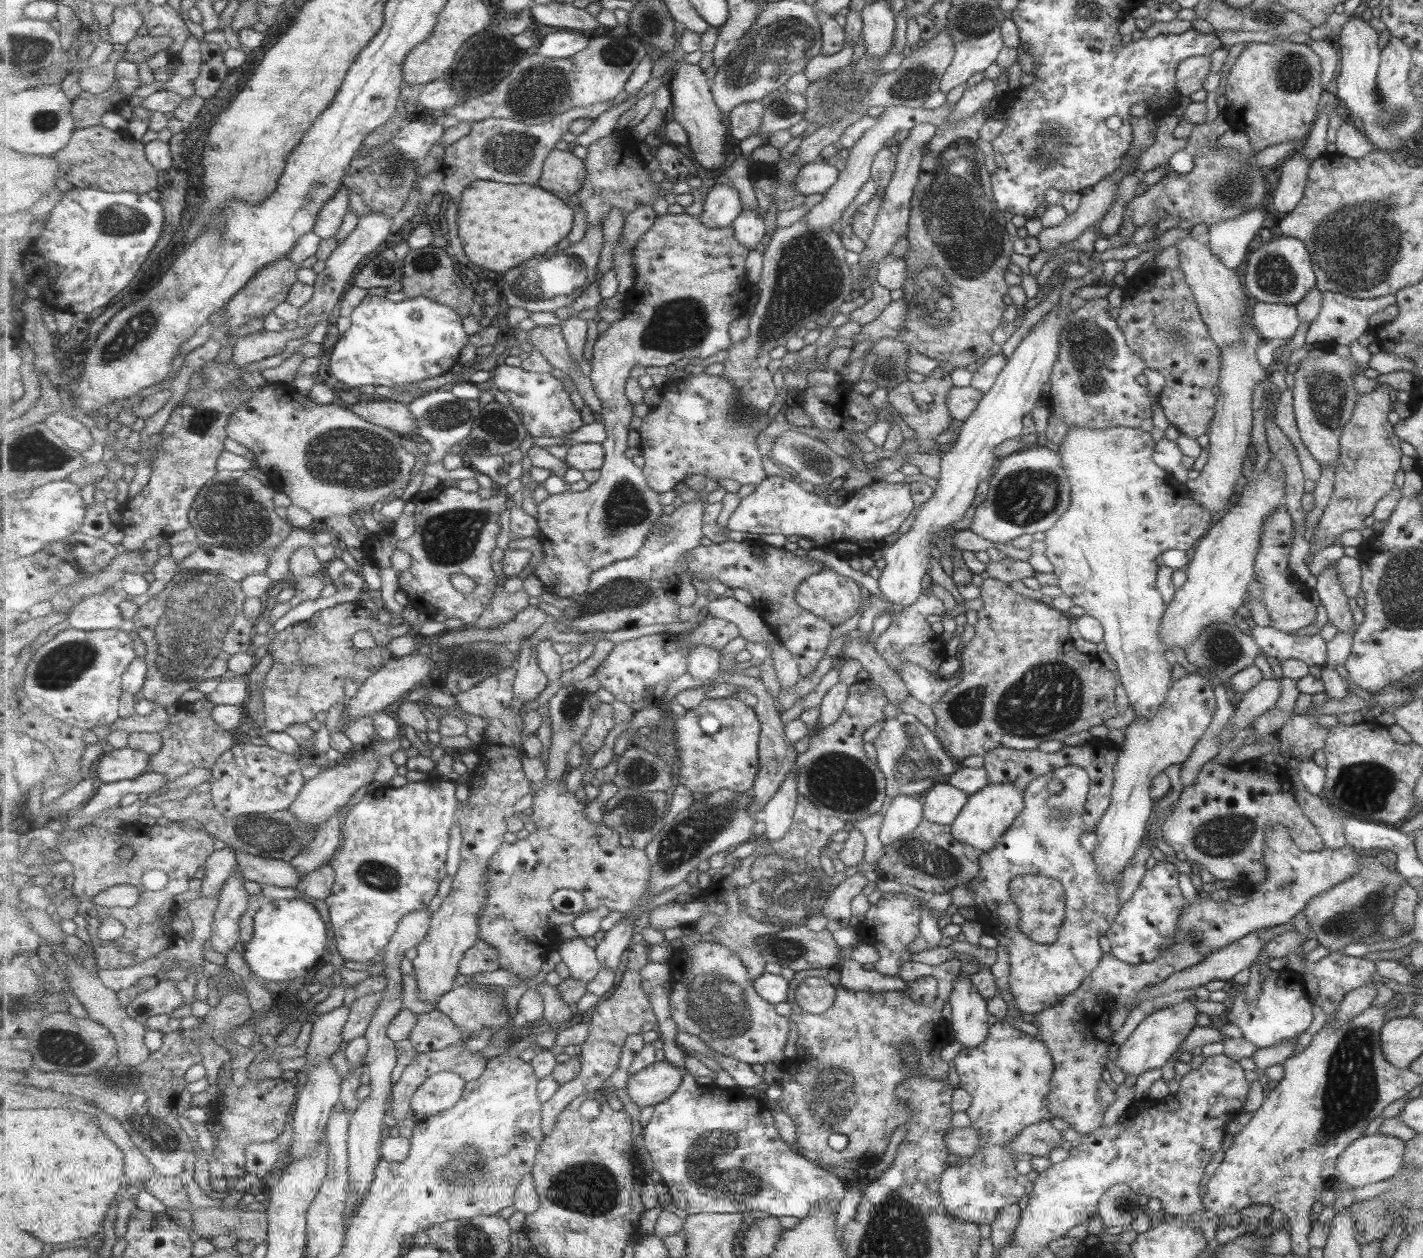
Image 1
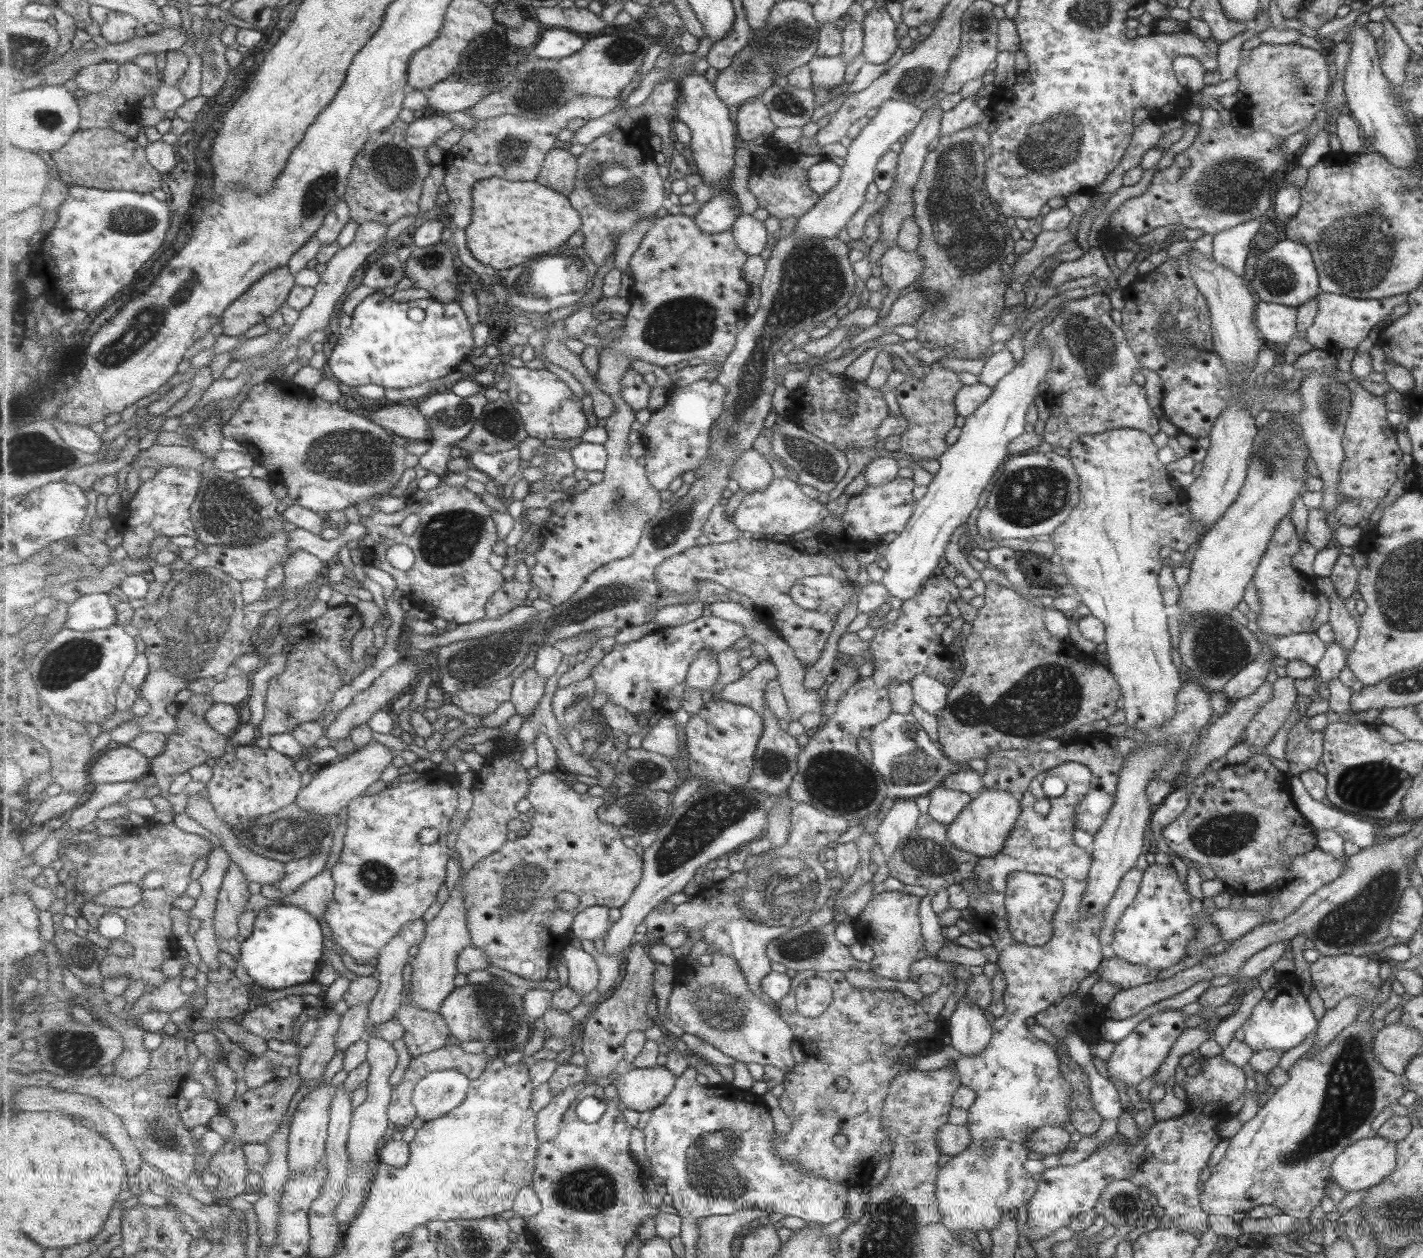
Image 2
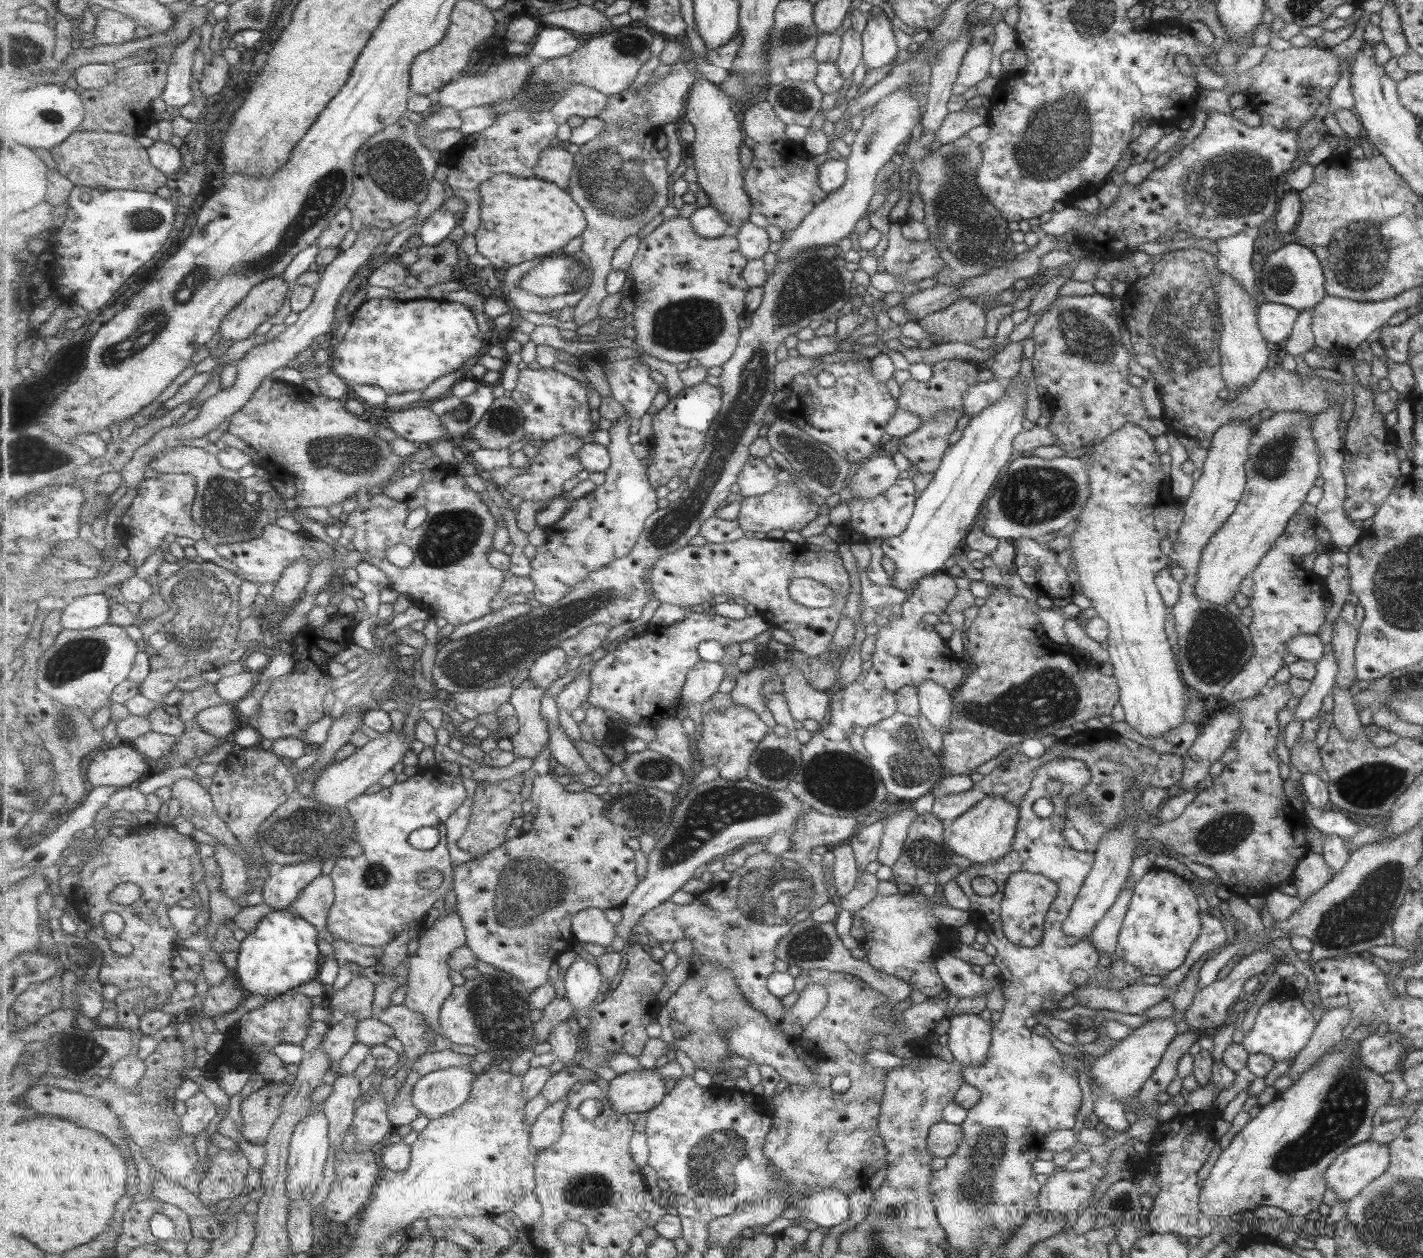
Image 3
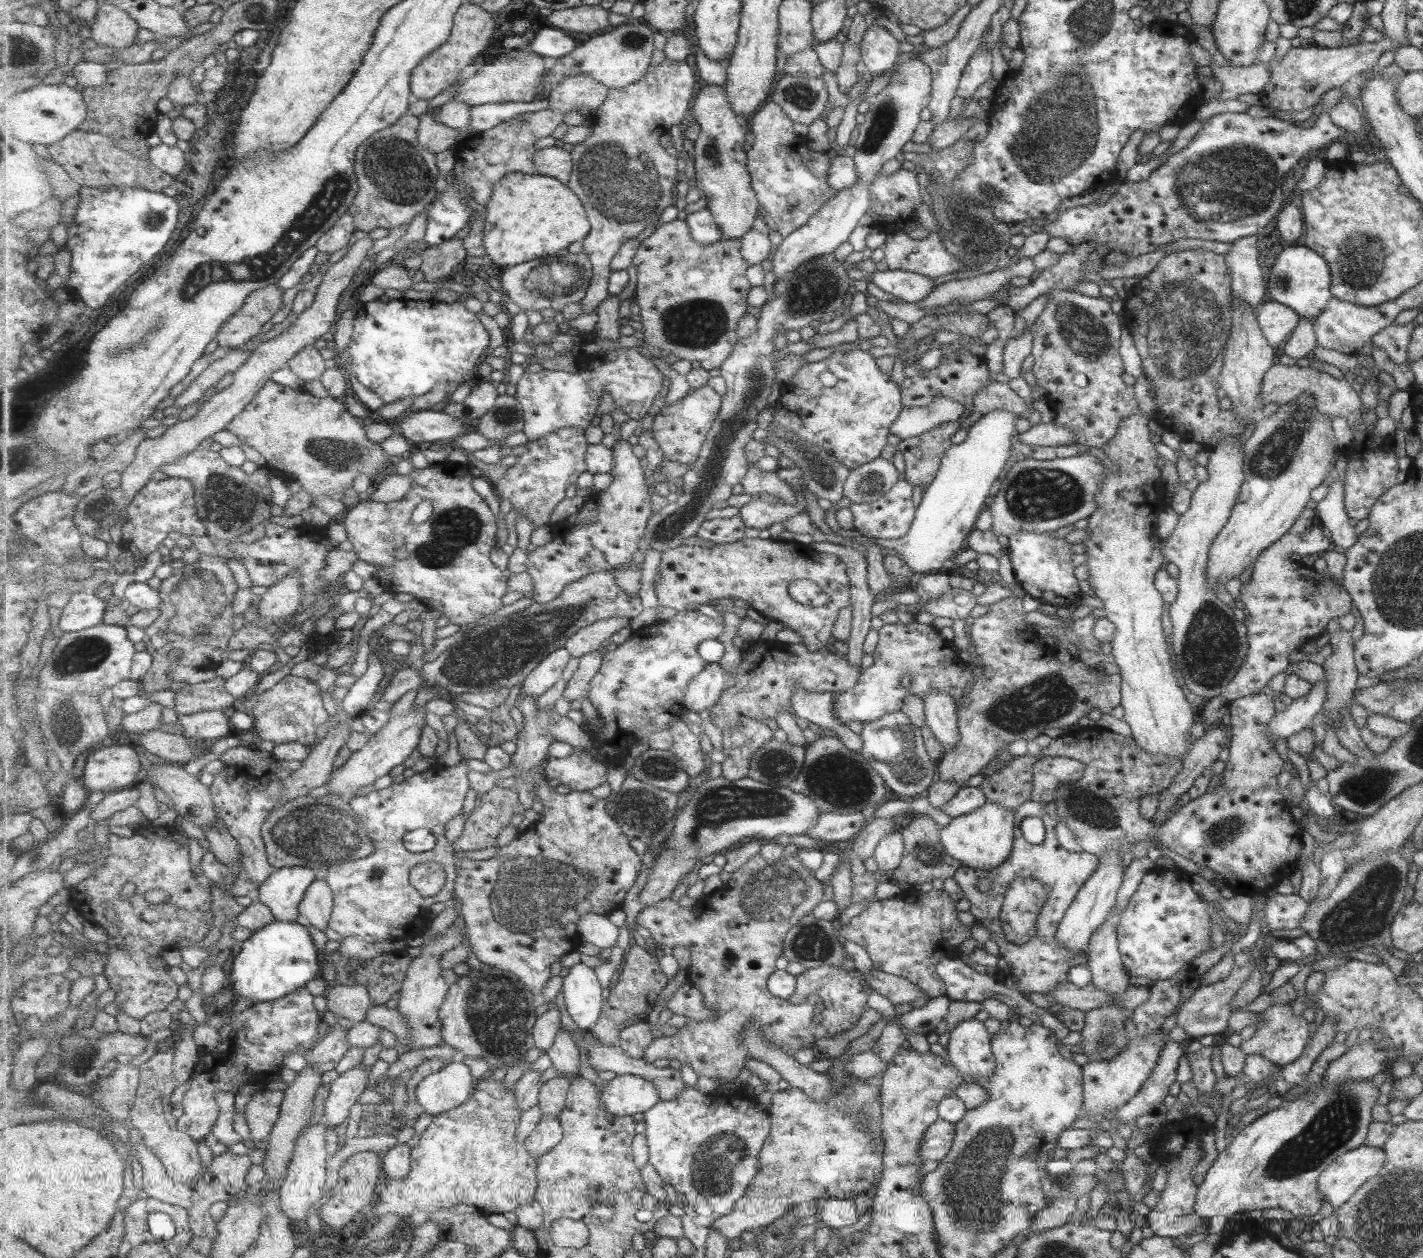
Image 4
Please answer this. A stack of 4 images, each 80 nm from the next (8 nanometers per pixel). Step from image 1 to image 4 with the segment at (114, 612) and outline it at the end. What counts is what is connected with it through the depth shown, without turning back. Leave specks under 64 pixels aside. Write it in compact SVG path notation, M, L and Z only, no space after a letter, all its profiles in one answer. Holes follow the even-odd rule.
M77 591L70 603L62 609L59 627L63 632L79 632L100 625L105 618L105 608L109 601L99 598L92 592Z

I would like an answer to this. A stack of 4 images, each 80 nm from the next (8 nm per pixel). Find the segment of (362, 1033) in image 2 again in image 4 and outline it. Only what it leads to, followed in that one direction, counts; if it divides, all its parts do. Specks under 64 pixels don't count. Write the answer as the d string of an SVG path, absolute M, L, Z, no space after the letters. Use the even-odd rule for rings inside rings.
M335 1025L332 1032L330 1030L326 1038L319 1041L316 1048L307 1054L309 1065L317 1067L321 1072L336 1070L337 1065L350 1050L348 1031Z

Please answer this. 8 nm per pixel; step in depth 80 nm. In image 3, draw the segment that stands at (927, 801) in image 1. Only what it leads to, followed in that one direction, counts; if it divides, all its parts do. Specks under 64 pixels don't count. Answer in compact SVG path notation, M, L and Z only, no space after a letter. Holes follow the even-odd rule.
M972 789L949 794L949 796L941 796L933 801L931 813L943 824L947 824L964 815L969 808L973 808L980 798L981 794Z

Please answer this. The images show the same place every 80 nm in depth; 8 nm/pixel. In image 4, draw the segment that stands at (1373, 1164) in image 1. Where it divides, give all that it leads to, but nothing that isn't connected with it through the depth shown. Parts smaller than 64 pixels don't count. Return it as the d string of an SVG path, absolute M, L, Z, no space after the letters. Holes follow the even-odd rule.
M1361 1145L1344 1152L1328 1164L1319 1176L1318 1188L1323 1200L1333 1209L1340 1207L1384 1166L1387 1154L1383 1148Z

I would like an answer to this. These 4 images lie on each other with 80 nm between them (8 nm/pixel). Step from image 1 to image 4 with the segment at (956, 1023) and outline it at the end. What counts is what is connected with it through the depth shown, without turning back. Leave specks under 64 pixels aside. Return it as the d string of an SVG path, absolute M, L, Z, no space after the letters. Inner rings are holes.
M975 1017L957 1022L946 1044L948 1060L961 1072L965 1083L974 1083L990 1077L995 1068L992 1050L989 1050L988 1030Z

